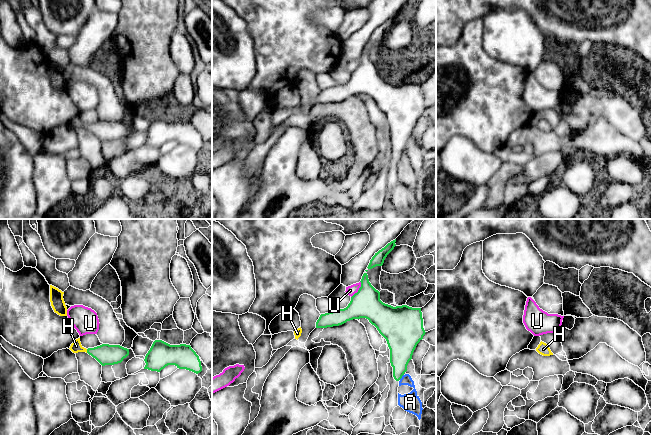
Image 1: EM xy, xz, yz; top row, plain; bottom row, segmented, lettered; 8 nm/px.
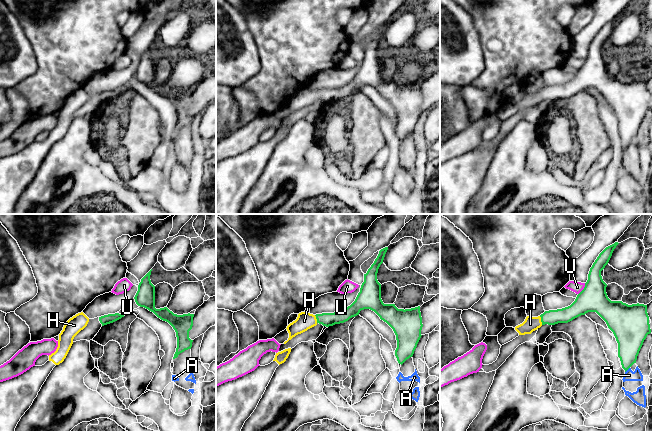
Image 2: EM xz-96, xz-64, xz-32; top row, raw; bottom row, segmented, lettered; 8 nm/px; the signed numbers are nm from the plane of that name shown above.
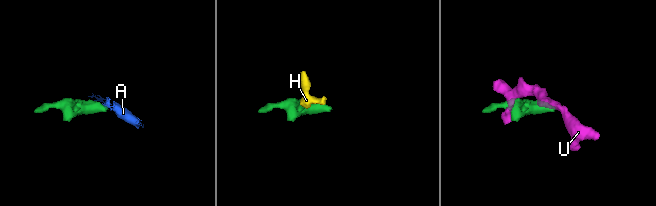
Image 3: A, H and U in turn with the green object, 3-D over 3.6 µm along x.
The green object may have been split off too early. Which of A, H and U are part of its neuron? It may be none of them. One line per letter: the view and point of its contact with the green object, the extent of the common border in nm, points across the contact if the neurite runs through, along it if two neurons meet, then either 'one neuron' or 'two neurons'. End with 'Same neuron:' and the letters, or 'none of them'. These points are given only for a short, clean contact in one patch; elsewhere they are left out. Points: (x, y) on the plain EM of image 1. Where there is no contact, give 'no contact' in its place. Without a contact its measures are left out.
A: meets green in xz at (401, 153); contact 60 nm long; border along xz (403, 150), (399, 155); two neurons
H: meets green in xy at (87, 127); contact 30 nm long; runs through xy (105, 130), (87, 127), (76, 122); one neuron
U: meets green in xz at (359, 65); contact 150 nm long; border along xz (360, 57), (360, 63), (351, 73); two neurons
Same neuron: H

